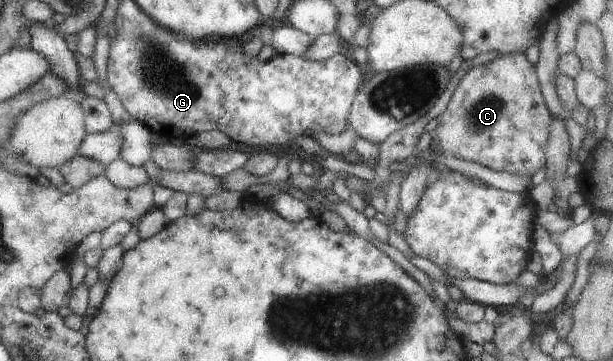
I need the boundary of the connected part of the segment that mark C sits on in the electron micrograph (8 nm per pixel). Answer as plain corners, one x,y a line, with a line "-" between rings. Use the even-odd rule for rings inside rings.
510,52
492,59
488,63
469,68
458,81
446,105
438,115
436,128
430,132
429,150
443,157
454,156
464,161
474,161
482,167
506,173
524,174
532,177
545,165
545,145
549,136
551,115
545,106
539,83
535,76
535,66
528,63
524,53

